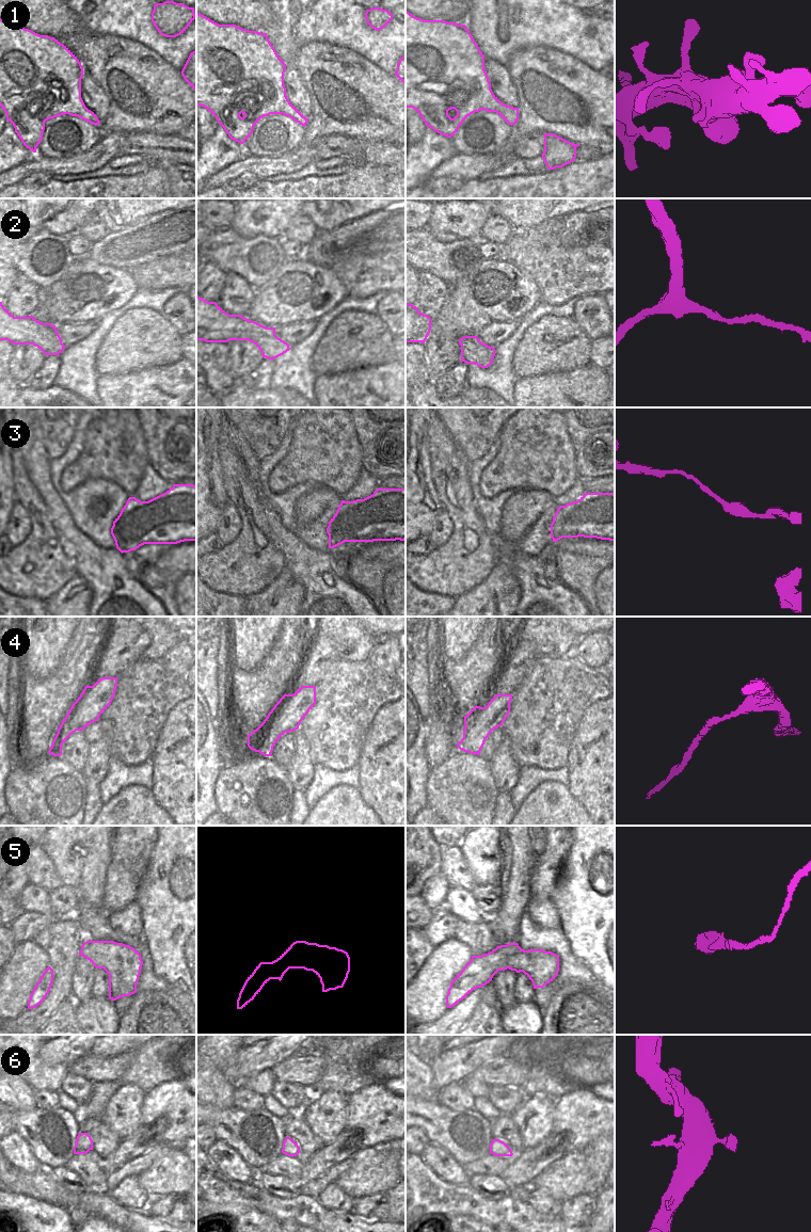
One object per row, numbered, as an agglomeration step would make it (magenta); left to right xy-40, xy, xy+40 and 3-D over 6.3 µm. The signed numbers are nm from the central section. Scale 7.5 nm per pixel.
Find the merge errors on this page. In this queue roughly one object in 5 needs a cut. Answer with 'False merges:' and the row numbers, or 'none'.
False merges: 3.

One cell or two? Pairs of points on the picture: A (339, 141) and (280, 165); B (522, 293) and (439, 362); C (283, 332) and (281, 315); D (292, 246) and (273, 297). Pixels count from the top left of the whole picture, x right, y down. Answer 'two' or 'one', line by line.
A: two
B: one
C: two
D: two

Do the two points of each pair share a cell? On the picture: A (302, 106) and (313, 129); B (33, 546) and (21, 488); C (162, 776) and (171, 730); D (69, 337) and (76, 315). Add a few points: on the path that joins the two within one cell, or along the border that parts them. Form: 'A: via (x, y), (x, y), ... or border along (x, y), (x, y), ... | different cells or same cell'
A: border along (308, 93), (311, 98), (311, 116), (308, 118) | different cells
B: via (36, 531), (36, 517), (32, 513), (32, 502) | same cell
C: via (165, 764), (165, 748), (171, 741) | same cell
D: border along (95, 320), (61, 322), (56, 325) | different cells

